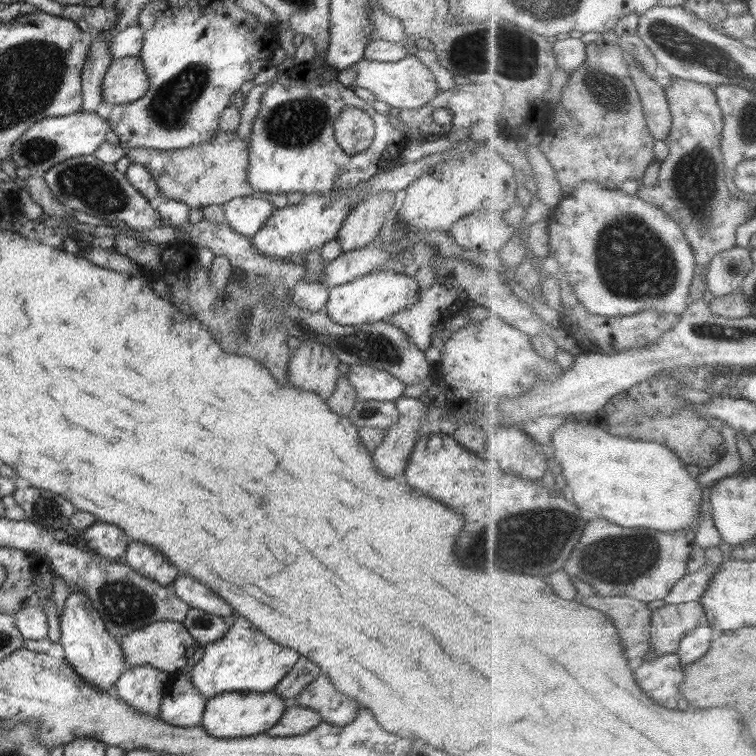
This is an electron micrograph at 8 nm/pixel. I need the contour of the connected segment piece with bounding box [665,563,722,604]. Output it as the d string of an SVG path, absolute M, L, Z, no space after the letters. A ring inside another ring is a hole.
M709 563L704 569L684 577L675 589L665 598L666 604L684 604L700 601L711 585L714 575L722 568L722 564Z

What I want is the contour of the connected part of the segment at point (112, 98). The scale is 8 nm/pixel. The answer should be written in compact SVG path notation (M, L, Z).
M139 56L112 59L104 75L103 102L112 105L136 102L149 89L149 80Z

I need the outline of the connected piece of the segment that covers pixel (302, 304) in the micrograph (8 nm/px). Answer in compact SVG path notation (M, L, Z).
M304 277L291 282L292 300L300 308L309 311L322 311L329 297L329 289L322 281L312 281Z

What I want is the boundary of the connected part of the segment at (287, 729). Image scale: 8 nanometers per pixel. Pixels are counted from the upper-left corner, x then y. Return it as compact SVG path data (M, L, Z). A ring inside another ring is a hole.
M291 702L288 704L284 714L281 714L280 720L265 733L268 736L280 738L305 735L322 721L323 718L315 710L310 710Z

